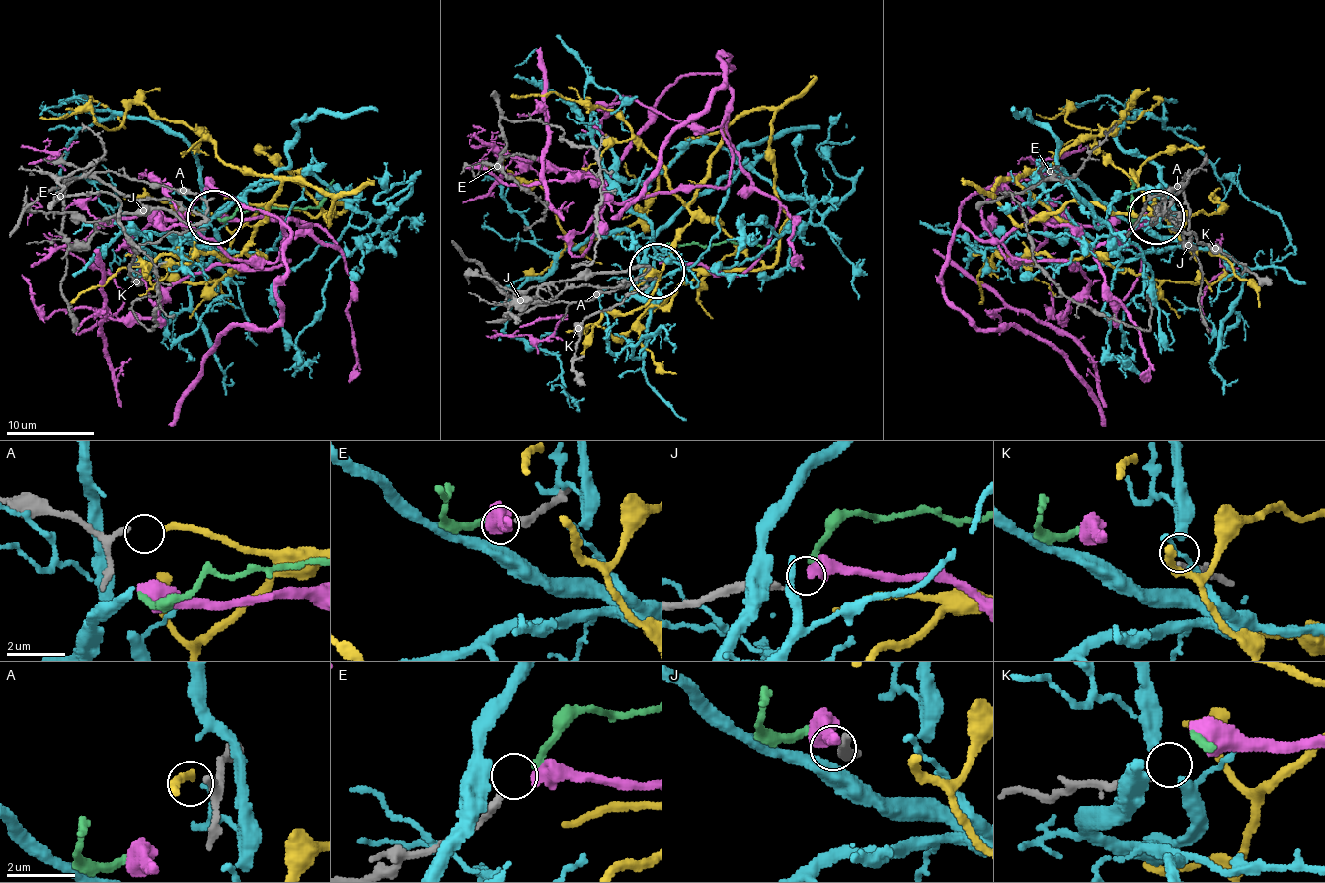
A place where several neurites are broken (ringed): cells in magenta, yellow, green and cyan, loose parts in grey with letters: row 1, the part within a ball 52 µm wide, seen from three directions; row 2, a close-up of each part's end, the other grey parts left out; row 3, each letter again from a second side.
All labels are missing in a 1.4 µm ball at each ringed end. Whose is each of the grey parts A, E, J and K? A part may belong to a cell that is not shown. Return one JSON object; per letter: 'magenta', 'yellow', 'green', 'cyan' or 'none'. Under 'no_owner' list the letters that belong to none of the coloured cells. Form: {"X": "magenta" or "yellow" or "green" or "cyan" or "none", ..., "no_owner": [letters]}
{"A": "yellow", "E": "green", "J": "magenta", "K": "none", "no_owner": ["K"]}

